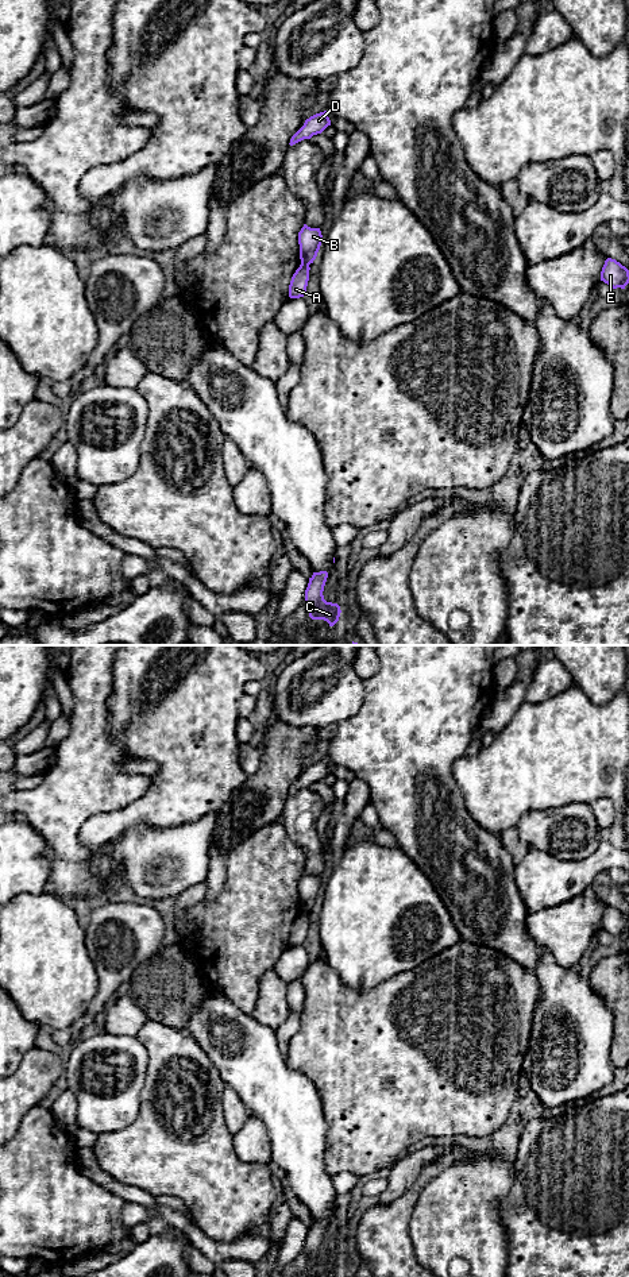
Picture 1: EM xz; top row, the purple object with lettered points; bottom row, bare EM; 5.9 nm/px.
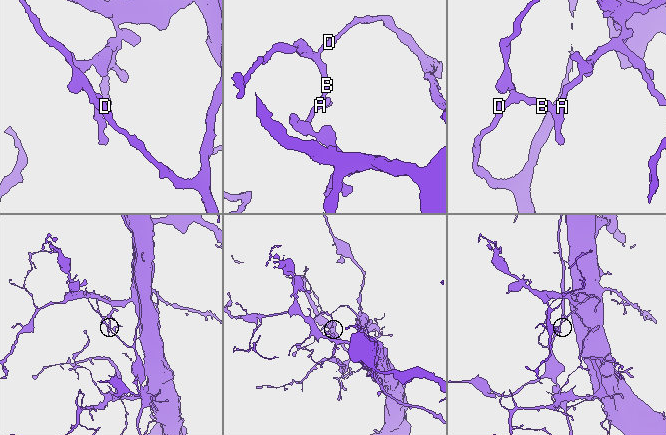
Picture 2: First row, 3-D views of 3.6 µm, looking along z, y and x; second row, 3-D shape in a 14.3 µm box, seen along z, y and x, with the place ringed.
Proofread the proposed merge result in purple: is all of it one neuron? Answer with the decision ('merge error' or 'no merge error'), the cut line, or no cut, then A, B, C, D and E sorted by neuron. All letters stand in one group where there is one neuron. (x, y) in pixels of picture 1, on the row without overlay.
merge error; cut in xz along (301, 910), (308, 913); A C / B D E

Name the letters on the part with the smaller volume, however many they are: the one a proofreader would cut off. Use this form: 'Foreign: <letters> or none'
Foreign: B, D, E

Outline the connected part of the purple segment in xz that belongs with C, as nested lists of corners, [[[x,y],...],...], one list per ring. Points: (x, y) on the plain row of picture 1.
[[[327,1219],[313,1220],[305,1238],[305,1251],[312,1268],[324,1268],[329,1274],[333,1274],[339,1269],[341,1258],[337,1251],[324,1247],[323,1239],[327,1226]]]

